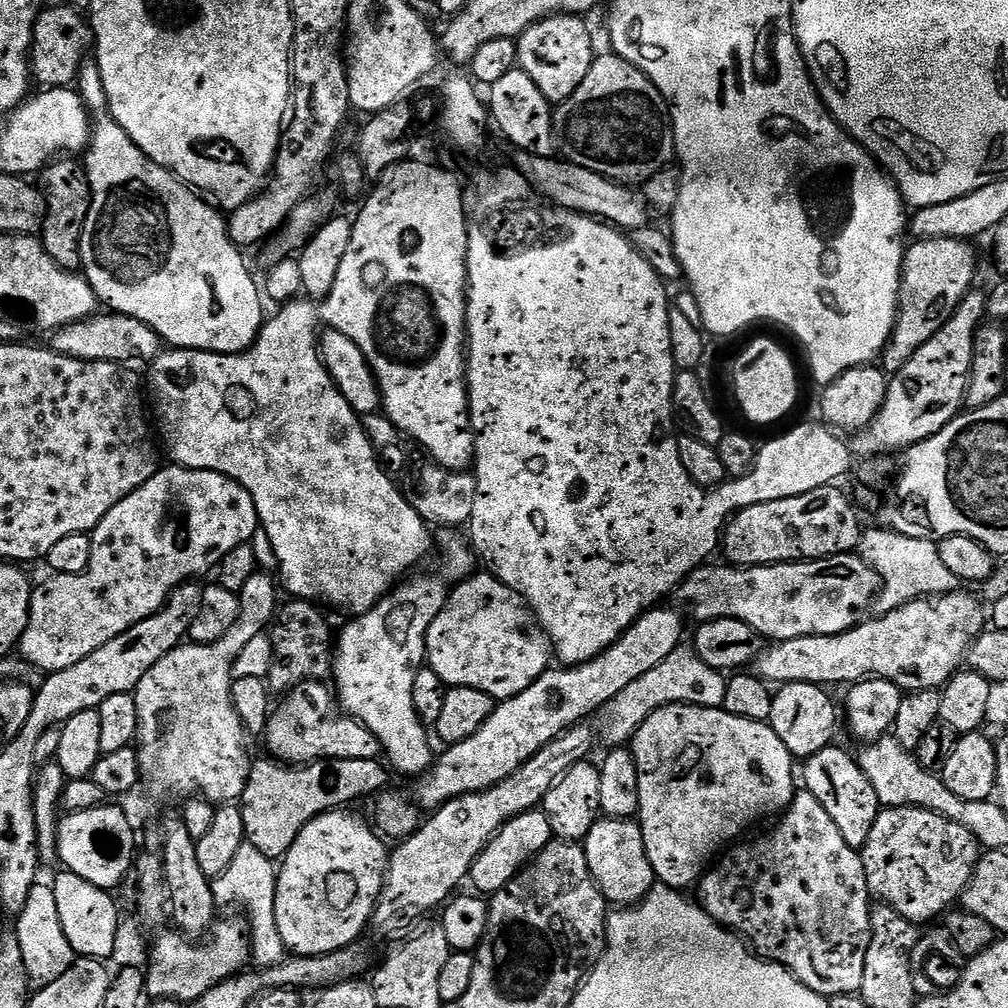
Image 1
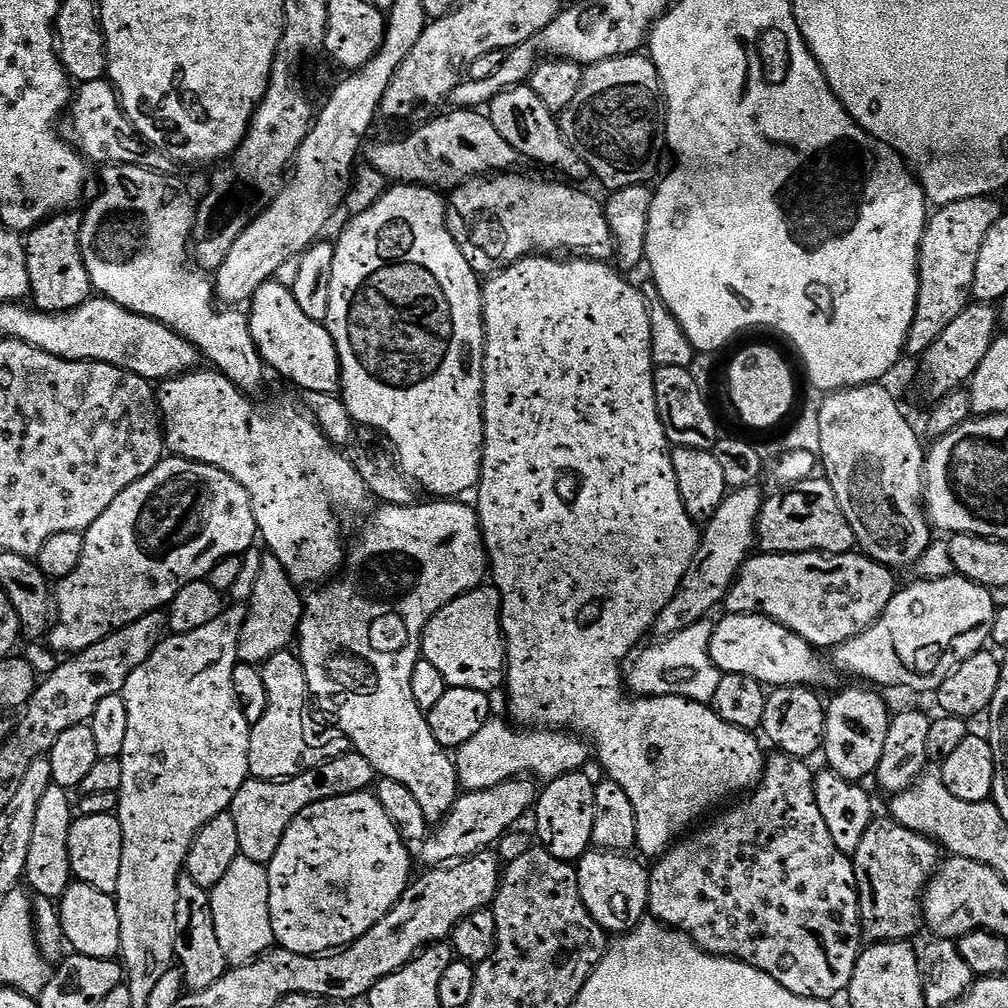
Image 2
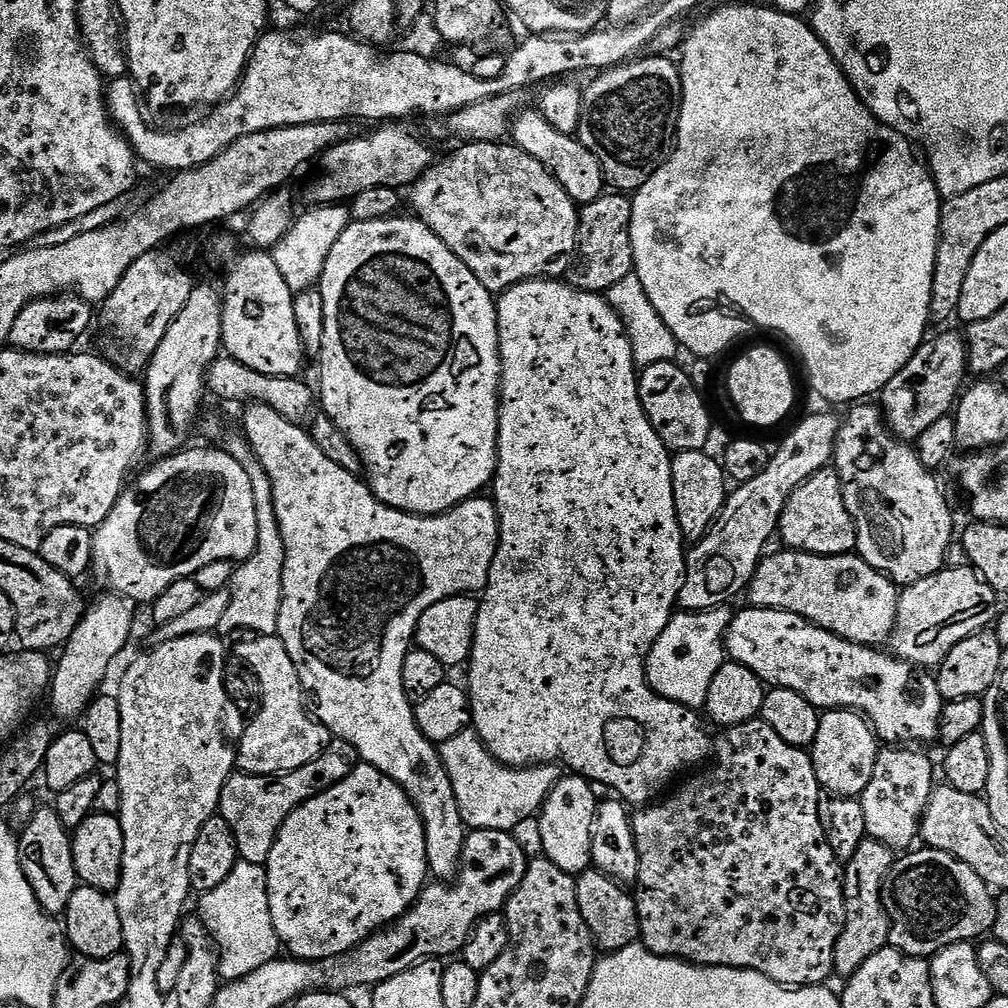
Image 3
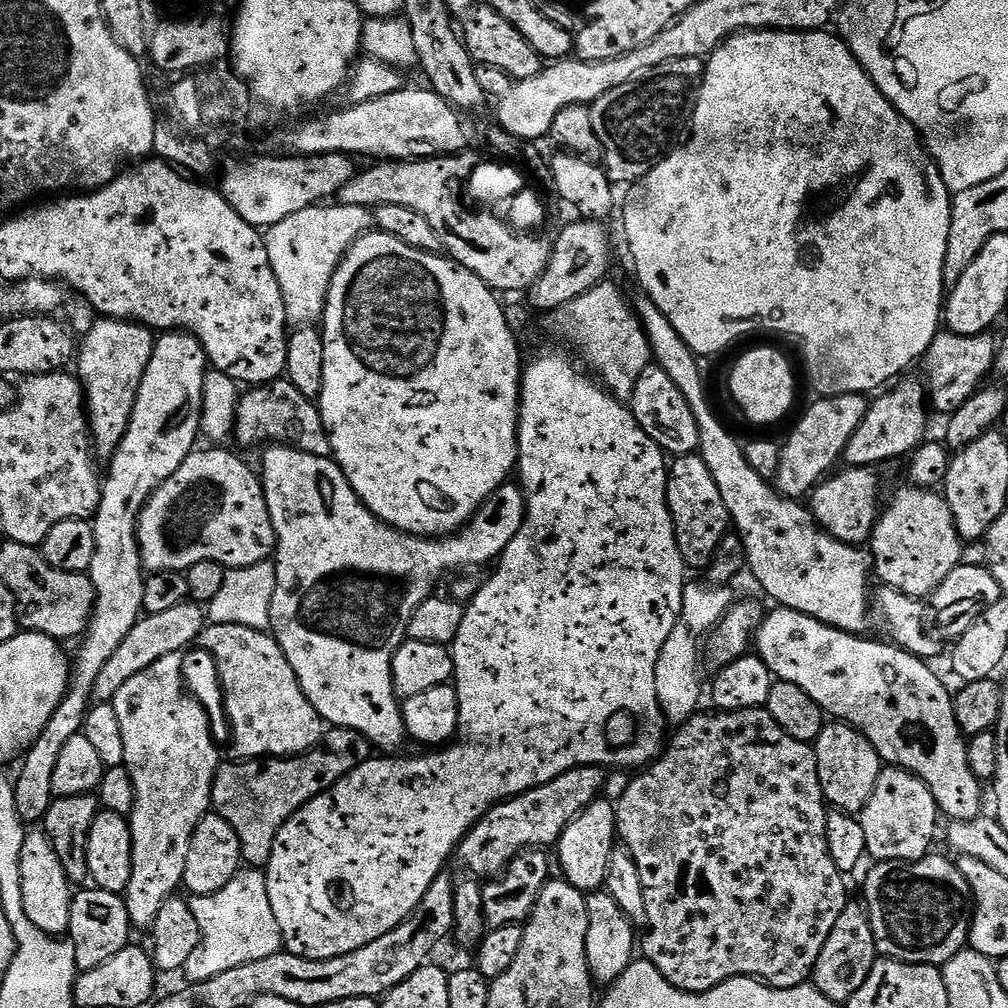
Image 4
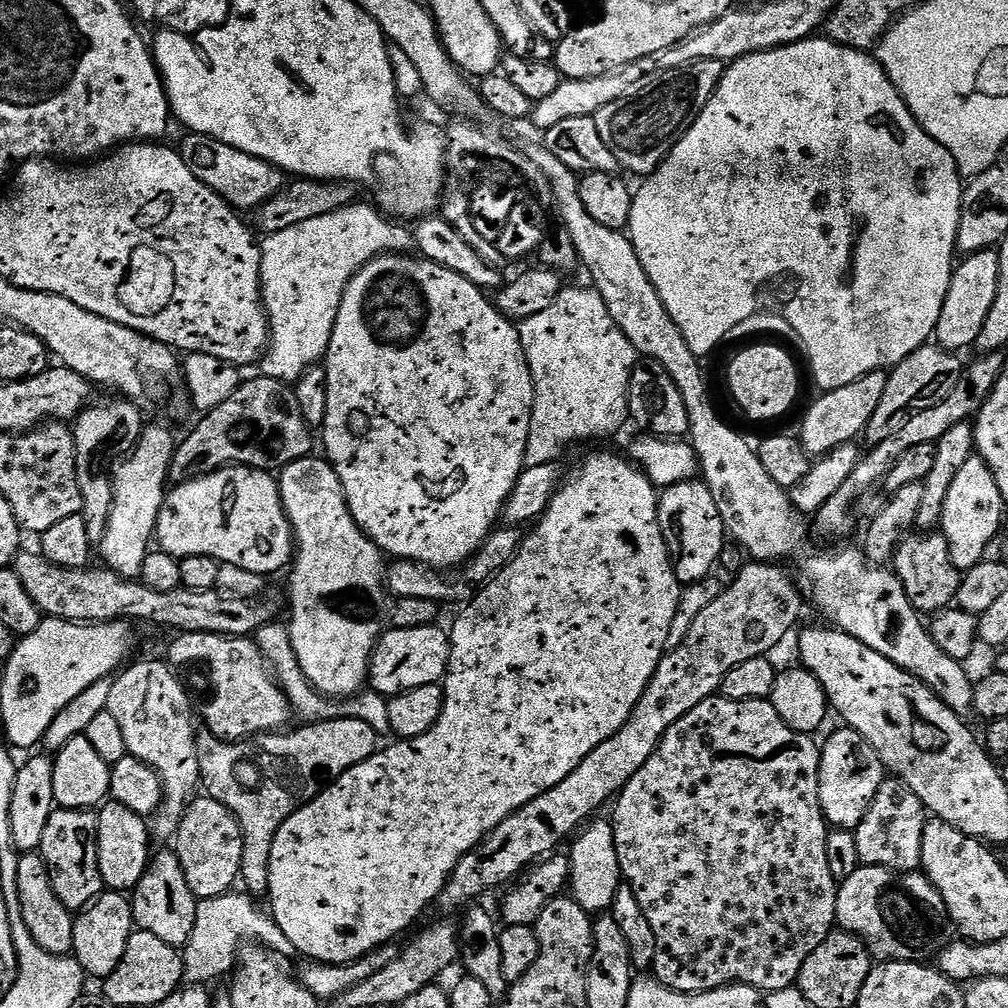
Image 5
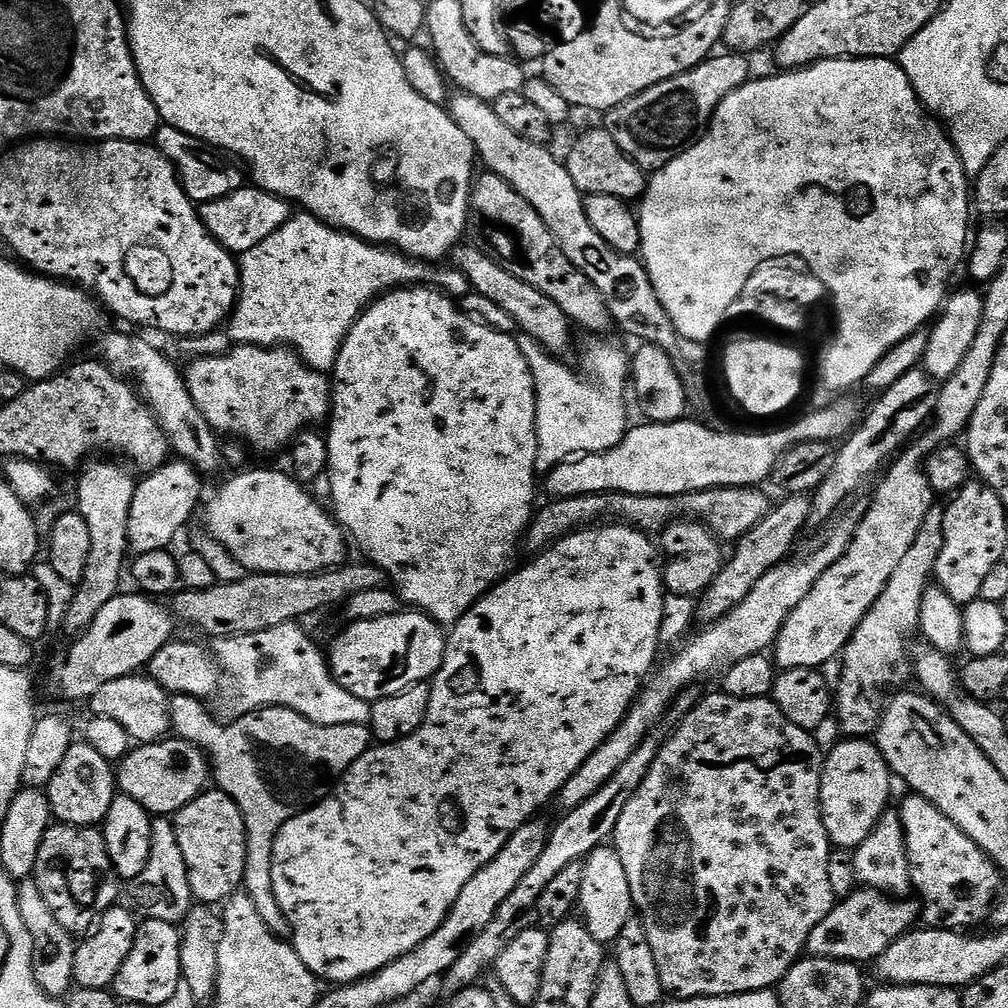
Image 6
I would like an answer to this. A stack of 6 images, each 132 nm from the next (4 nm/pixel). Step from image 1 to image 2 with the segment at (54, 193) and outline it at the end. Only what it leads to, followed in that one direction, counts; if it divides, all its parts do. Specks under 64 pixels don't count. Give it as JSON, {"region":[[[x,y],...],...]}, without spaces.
{"region":[[[79,211],[65,212],[45,220],[43,224],[27,233],[24,249],[32,287],[30,300],[33,300],[31,303],[35,311],[69,312],[93,299],[92,279],[86,270],[86,262],[80,249],[81,219]]]}

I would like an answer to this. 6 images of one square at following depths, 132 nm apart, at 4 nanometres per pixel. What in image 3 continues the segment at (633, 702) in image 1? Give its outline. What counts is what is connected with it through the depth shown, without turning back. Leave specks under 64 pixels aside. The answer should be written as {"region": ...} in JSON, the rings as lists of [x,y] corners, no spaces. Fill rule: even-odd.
{"region":[[[728,606],[705,612],[677,611],[648,655],[648,685],[662,698],[693,710],[703,709],[710,682],[726,662],[726,637],[733,615]],[[475,730],[454,734],[438,748],[446,774],[450,774],[450,786],[454,786],[454,798],[458,798],[458,810],[465,825],[472,830],[502,830],[512,832],[519,824],[535,817],[544,807],[550,790],[562,779],[561,765],[537,764],[535,768],[511,768],[498,762],[482,742]]]}

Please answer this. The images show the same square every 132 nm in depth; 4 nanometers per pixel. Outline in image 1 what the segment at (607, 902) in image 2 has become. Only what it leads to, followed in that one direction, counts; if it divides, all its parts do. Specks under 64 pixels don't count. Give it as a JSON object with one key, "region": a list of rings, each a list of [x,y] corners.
{"region":[[[597,819],[582,841],[590,874],[604,899],[612,906],[635,906],[647,896],[657,883],[654,870],[646,854],[646,842],[635,819]]]}

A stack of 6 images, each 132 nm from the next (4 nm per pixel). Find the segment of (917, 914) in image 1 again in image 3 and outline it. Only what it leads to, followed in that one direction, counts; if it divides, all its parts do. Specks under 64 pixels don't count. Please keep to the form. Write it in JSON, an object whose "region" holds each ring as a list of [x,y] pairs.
{"region":[[[865,839],[858,846],[854,858],[846,861],[844,877],[844,929],[834,948],[833,973],[838,977],[853,976],[878,950],[889,947],[888,911],[884,905],[884,880],[888,877],[894,863],[891,848],[882,846],[882,842]]]}

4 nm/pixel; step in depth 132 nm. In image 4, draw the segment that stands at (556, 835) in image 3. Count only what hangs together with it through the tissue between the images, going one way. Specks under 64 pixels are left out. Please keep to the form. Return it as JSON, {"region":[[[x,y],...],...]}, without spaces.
{"region":[[[597,798],[589,808],[582,810],[582,814],[578,814],[578,818],[574,818],[570,826],[566,826],[554,848],[557,858],[560,859],[560,868],[564,871],[561,872],[563,879],[569,880],[578,891],[585,894],[604,888],[606,866],[610,864],[610,854],[618,840],[615,803],[611,799],[604,799]]]}

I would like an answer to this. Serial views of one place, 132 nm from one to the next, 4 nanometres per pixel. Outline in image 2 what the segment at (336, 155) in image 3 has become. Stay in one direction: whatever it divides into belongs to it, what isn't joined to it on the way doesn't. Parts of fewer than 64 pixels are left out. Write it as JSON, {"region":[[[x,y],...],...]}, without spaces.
{"region":[[[448,110],[445,116],[414,129],[405,140],[371,144],[366,148],[367,163],[389,182],[418,184],[437,190],[451,190],[476,176],[515,169],[519,165],[516,163],[522,160],[520,153],[494,130],[491,120],[480,110]]]}

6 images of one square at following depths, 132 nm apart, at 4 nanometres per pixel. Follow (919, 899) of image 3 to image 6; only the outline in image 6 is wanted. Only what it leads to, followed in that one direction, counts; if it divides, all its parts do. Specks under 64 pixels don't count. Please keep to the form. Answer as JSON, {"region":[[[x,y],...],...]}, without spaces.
{"region":[[[860,886],[849,896],[833,903],[830,914],[826,914],[826,918],[822,918],[818,926],[814,926],[806,952],[808,956],[850,960],[864,966],[867,965],[867,960],[868,963],[875,962],[886,950],[886,946],[913,931],[921,916],[921,905],[915,899],[893,898],[876,892],[873,888]]]}

